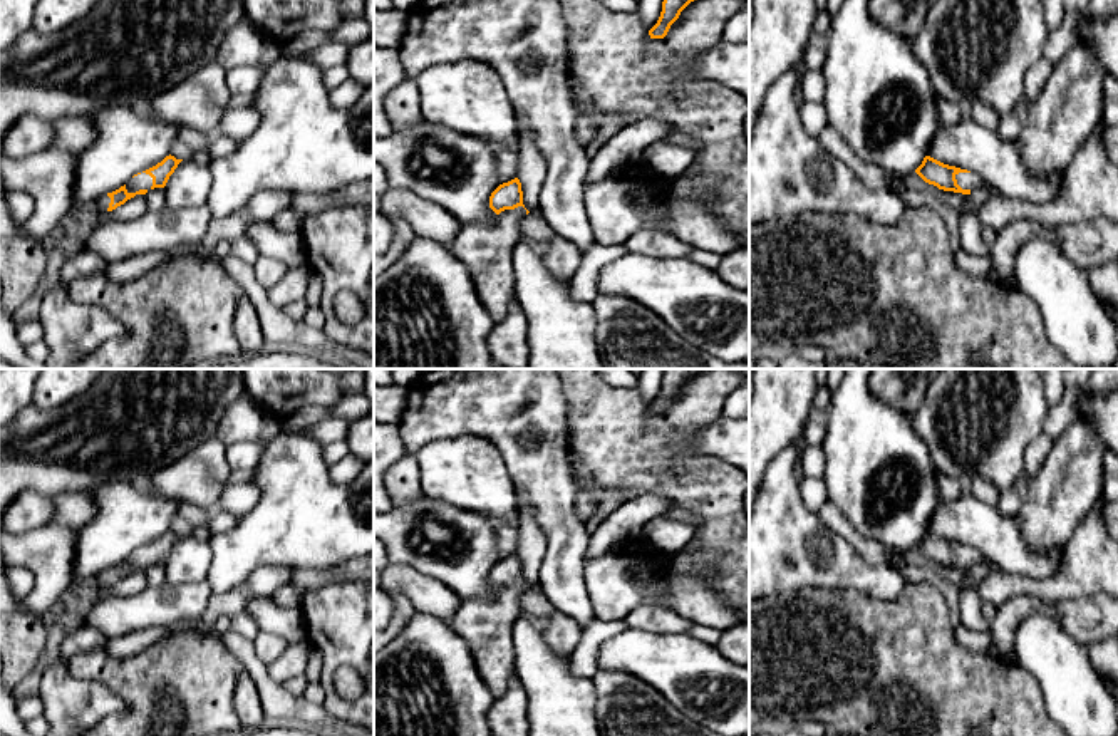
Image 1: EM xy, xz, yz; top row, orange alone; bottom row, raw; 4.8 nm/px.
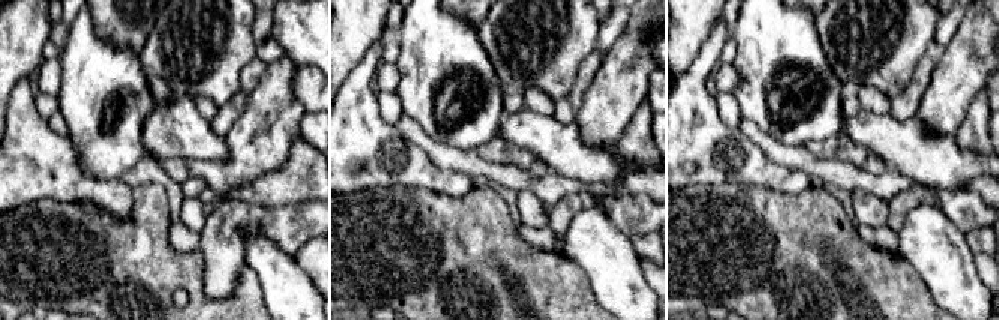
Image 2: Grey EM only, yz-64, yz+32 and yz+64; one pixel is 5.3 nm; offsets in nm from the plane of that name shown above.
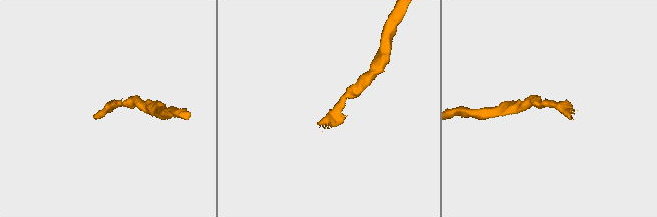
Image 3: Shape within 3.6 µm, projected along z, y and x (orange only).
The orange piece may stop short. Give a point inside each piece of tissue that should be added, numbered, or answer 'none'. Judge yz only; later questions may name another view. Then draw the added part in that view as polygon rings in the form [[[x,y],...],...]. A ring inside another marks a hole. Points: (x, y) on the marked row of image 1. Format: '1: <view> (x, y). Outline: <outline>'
1: yz (964, 180). Outline: [[[959,173],[955,174],[957,184],[962,189],[974,189],[977,186],[987,186],[991,194],[997,194],[999,191],[994,189],[992,186],[986,184],[976,173]]]

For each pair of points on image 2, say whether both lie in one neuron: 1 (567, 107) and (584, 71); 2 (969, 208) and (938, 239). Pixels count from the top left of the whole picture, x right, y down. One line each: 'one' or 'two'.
1: one
2: two

